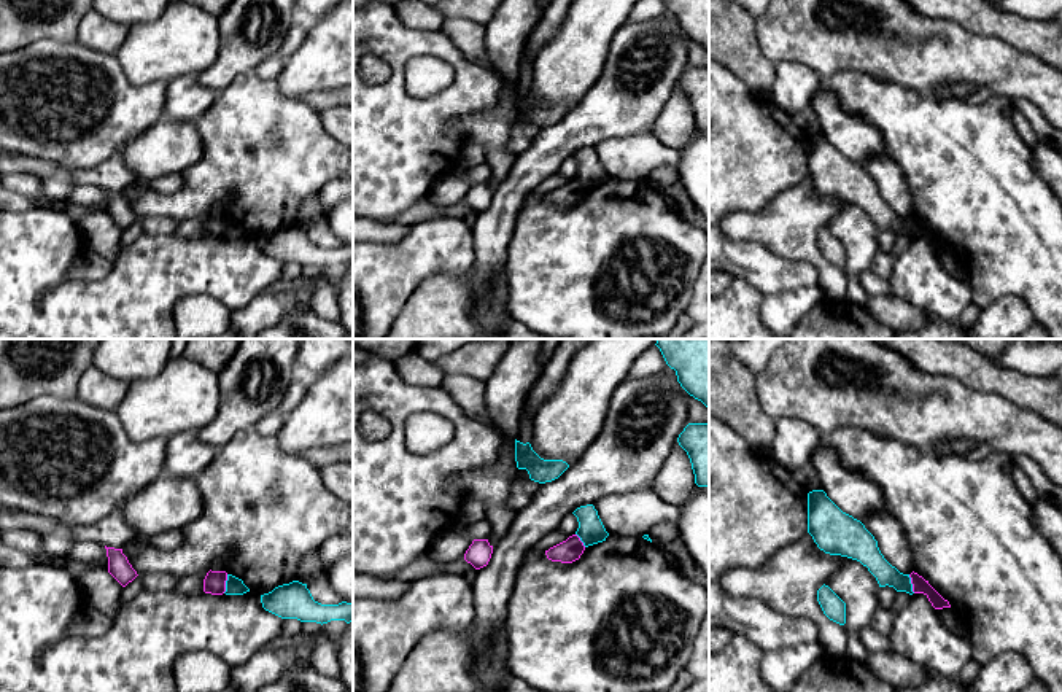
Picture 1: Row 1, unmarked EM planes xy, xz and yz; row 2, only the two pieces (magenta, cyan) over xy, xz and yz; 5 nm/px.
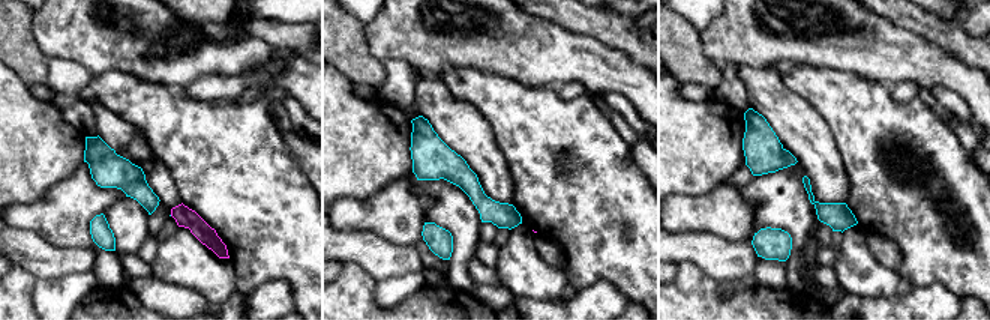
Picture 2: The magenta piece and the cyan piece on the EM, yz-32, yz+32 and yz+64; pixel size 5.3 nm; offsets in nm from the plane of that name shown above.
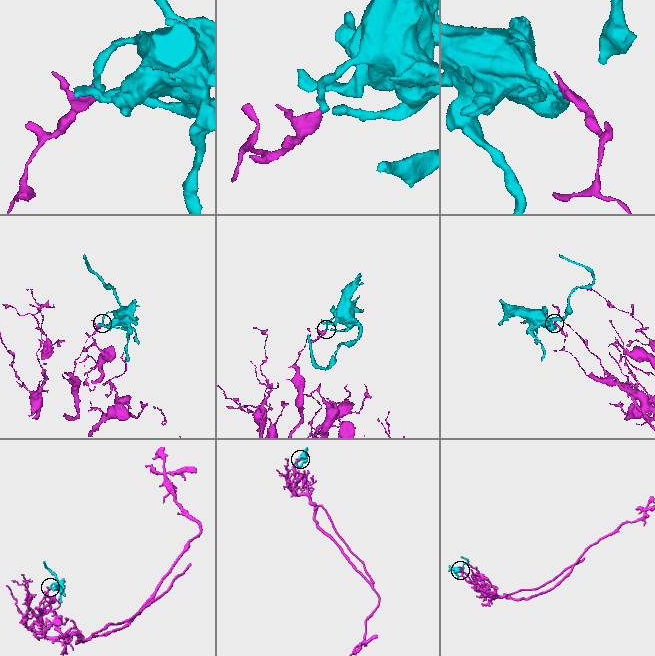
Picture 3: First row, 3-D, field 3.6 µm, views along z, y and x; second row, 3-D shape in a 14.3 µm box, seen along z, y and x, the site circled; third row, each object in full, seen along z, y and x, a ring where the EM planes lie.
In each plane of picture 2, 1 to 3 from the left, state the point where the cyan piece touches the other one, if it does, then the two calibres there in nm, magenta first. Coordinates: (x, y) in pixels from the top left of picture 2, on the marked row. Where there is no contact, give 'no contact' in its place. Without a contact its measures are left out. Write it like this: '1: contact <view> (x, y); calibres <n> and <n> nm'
1: no contact
2: no contact
3: no contact

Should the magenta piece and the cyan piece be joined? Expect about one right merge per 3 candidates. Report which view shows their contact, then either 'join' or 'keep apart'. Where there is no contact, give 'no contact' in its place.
contact in xy; keep apart

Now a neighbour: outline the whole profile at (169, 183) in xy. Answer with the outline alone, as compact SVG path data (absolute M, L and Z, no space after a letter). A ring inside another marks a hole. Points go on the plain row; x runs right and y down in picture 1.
M169 173L146 183L151 189L164 194L176 192L183 188L183 173Z

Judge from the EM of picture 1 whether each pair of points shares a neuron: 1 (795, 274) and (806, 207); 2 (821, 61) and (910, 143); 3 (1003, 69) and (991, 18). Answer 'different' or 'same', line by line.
1: different
2: different
3: different

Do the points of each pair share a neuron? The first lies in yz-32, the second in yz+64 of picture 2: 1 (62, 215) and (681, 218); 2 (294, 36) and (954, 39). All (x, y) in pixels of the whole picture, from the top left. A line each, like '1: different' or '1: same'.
1: same
2: same

